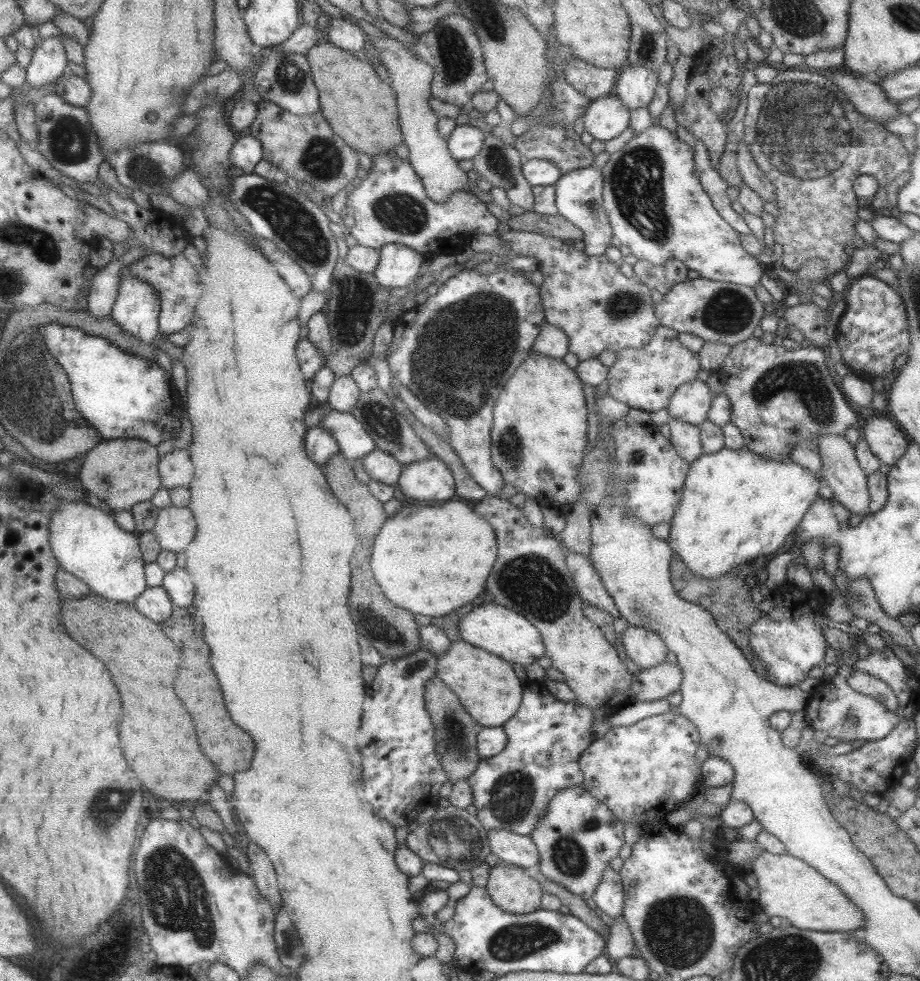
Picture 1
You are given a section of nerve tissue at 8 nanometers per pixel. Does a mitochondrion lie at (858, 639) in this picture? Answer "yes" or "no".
no

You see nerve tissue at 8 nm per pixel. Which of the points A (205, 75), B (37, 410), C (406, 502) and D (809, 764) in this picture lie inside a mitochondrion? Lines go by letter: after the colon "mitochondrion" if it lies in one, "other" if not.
A: other
B: mitochondrion
C: other
D: other

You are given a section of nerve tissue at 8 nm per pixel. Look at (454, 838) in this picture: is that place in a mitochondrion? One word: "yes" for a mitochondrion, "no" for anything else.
yes

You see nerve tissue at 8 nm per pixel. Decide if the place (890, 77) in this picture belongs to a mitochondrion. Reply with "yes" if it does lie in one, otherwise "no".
no

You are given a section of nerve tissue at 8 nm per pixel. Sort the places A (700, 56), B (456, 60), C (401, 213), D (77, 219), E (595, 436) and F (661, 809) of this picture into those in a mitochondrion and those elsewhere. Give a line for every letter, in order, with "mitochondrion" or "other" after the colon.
A: other
B: mitochondrion
C: mitochondrion
D: other
E: other
F: other

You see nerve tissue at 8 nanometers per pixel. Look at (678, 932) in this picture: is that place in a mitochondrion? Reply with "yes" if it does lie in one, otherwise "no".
yes

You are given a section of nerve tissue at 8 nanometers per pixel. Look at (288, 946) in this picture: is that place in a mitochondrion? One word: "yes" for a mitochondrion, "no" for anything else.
no

